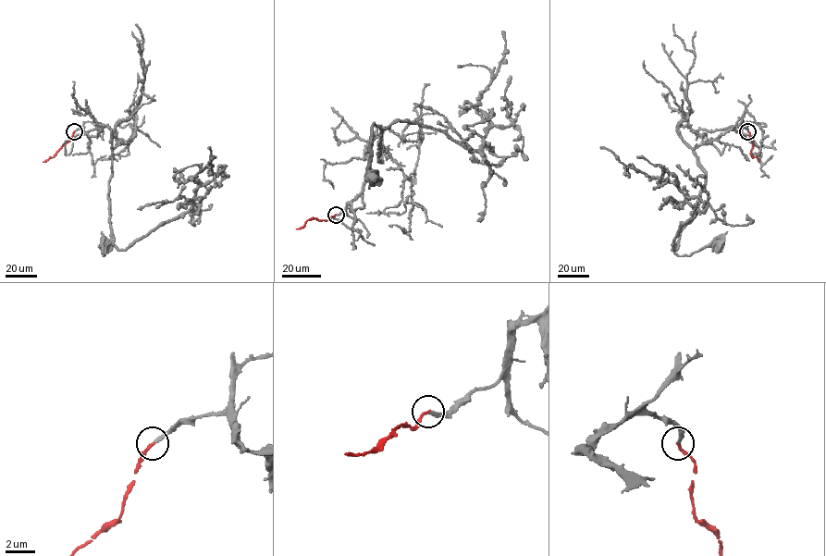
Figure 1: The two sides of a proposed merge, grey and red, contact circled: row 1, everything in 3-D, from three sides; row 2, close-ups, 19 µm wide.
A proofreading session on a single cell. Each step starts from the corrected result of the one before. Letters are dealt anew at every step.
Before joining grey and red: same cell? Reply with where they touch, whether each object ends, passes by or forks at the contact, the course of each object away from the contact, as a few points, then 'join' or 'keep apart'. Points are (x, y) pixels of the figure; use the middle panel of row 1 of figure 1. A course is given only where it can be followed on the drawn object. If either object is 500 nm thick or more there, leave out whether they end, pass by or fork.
place (336, 215); grey ends; red ends; course grey (336, 215), (362, 191), (367, 145), (378, 127), (382, 161), (381, 128), (374, 123), (369, 164), (374, 177); course red (336, 215), (327, 220), (312, 218), (296, 228); join

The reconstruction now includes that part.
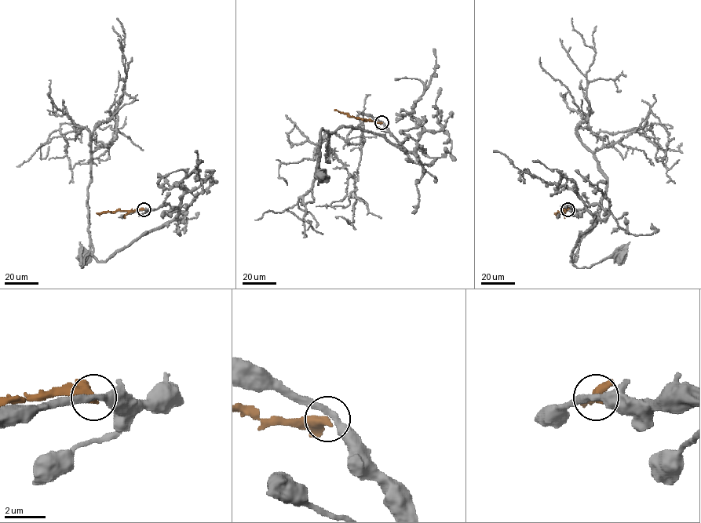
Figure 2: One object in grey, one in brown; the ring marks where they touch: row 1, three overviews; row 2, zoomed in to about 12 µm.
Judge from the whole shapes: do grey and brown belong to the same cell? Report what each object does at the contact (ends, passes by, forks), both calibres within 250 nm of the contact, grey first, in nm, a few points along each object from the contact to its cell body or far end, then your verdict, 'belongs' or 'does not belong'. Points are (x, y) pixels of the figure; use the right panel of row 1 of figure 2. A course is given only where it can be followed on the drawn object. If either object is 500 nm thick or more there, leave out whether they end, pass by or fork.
calibres 320 and 550 nm; course grey (567, 209), (599, 204), (609, 212), (578, 237), (573, 264), (589, 267), (615, 255), (619, 257); course brown (567, 209), (554, 213); does not belong

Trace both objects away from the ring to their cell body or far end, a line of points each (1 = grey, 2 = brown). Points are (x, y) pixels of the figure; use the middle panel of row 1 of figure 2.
1: (381, 122), (410, 158), (421, 164), (376, 133), (344, 126), (329, 134), (323, 128), (318, 164), (323, 175)
2: (381, 122), (363, 120), (334, 110)

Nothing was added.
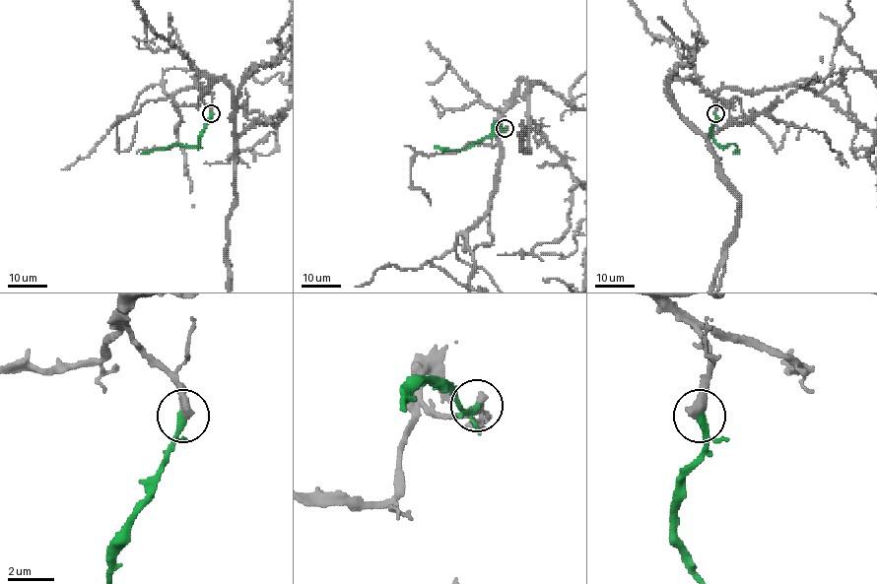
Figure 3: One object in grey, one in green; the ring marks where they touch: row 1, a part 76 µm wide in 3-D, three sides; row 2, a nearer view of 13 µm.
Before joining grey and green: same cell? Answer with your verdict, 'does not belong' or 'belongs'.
belongs

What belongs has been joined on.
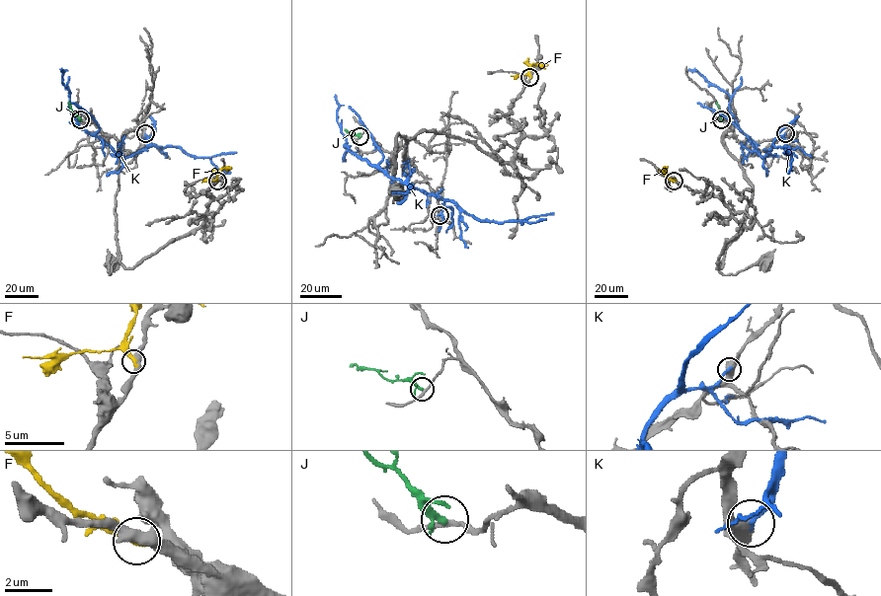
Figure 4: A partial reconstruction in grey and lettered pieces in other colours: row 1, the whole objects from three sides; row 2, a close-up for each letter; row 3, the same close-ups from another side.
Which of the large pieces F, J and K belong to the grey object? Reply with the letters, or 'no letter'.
no letter

